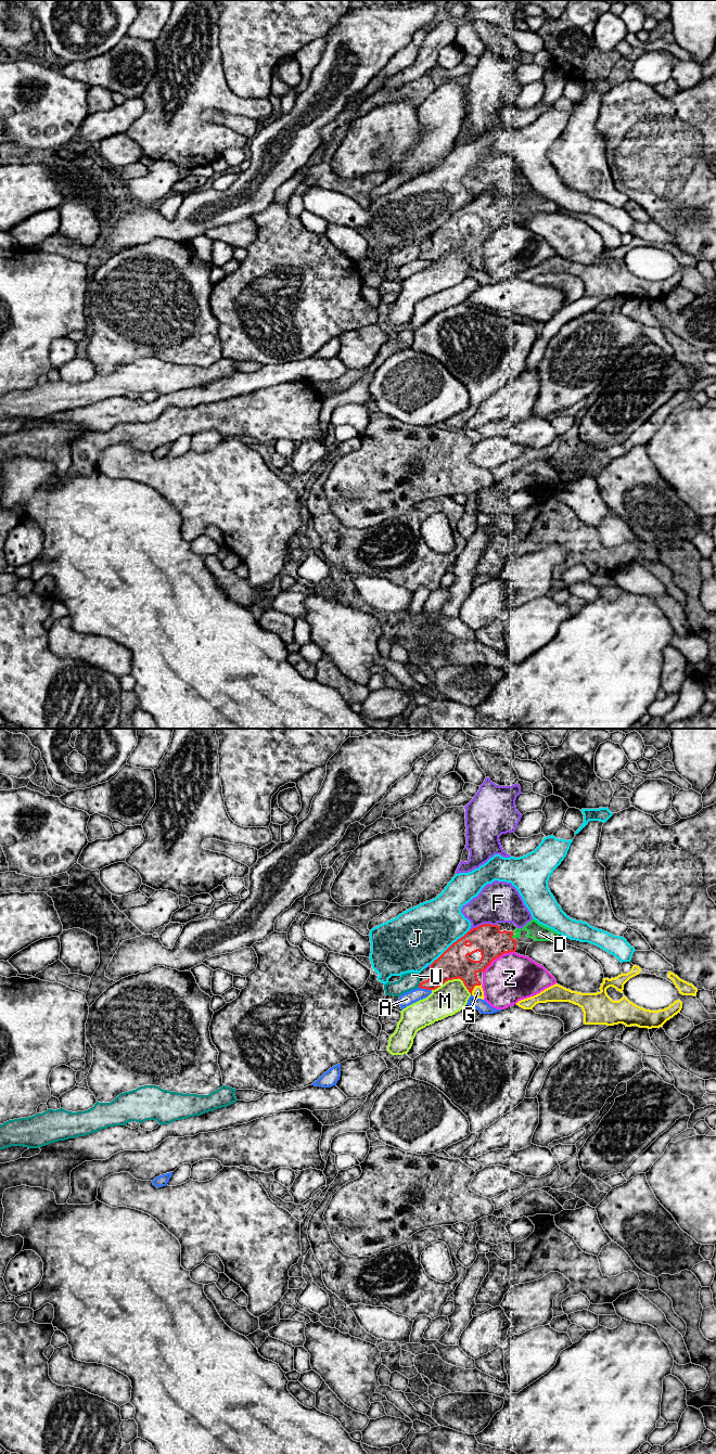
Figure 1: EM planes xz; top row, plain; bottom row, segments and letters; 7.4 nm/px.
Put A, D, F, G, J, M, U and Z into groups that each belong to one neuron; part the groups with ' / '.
A / D G / F / J / M / U / Z

